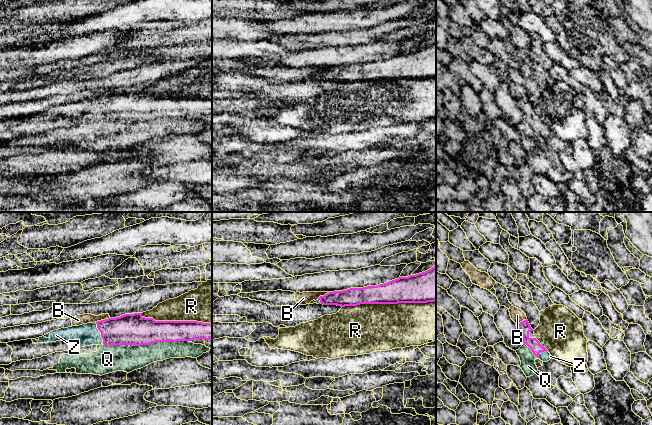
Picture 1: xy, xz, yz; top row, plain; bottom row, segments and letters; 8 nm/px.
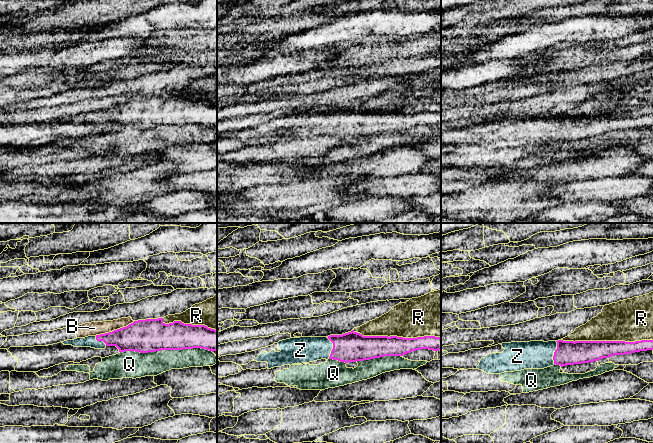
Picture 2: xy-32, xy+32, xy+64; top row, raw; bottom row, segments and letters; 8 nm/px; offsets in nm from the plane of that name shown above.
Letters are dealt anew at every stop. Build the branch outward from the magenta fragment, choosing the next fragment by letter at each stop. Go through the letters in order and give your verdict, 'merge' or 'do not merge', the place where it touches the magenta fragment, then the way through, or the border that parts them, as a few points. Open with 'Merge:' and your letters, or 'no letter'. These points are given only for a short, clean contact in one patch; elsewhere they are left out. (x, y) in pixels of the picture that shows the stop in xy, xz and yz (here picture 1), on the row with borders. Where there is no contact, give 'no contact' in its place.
Merge: Z
B: do not merge; contact xy (102, 320)
Q: do not merge; contact xy (145, 344)
R: do not merge; contact xz (388, 303)
Z: merge; contact xy (101, 333); way xy (130, 329), (101, 333), (88, 334)

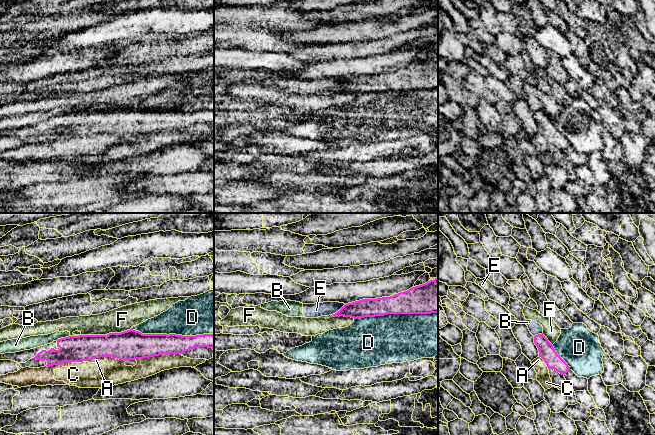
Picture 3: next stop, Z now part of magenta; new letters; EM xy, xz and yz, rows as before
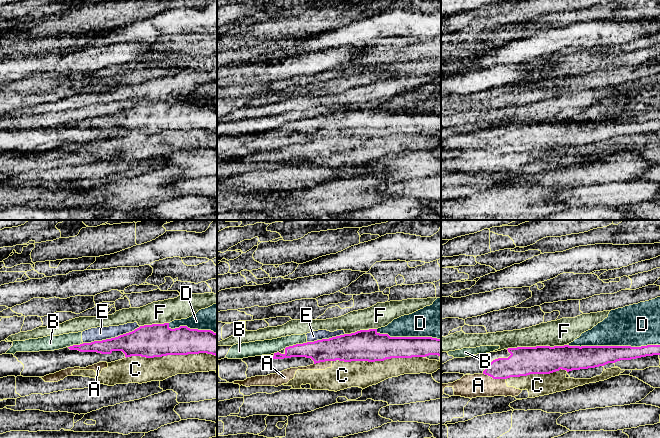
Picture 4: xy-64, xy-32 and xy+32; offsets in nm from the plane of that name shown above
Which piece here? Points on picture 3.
Merge: no letter
A: do not merge; contact xy (75, 361)
B: do not merge; contact xy (62, 338); border xy (69, 335), (56, 340)
C: do not merge; contact xy (156, 355)
D: do not merge; contact xz (395, 313)
E: do not merge; contact xz (339, 310)
F: do not merge; contact xy (100, 335)

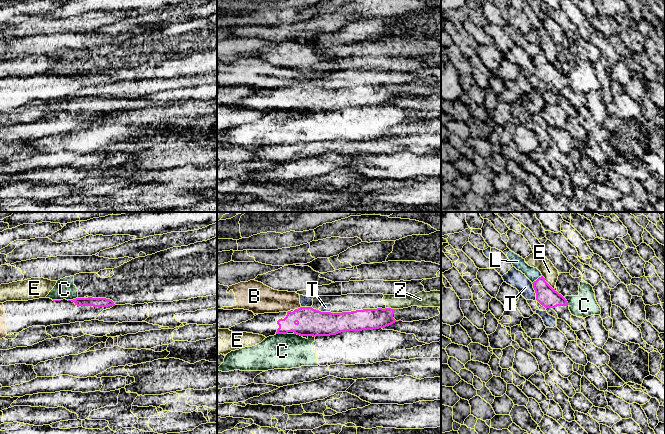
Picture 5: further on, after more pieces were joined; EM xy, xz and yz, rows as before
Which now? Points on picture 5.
Merge: B
B: merge; contact xz (298, 308); way xz (310, 322), (298, 308), (291, 301), (268, 300)
C: do not merge; contact xz (281, 333); border xz (276, 333), (286, 334)
E: do not merge; contact yz (546, 282)
L: do not merge; contact yz (537, 279); border yz (541, 275), (532, 283)
T: do not merge; contact yz (536, 294); border yz (531, 283), (535, 298), (541, 304)
Z: do not merge; contact xz (392, 309)

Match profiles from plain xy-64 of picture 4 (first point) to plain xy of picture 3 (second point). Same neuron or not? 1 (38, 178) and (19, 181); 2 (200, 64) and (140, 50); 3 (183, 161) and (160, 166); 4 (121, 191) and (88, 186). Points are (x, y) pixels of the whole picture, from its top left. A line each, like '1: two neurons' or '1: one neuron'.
1: one neuron
2: two neurons
3: one neuron
4: one neuron

